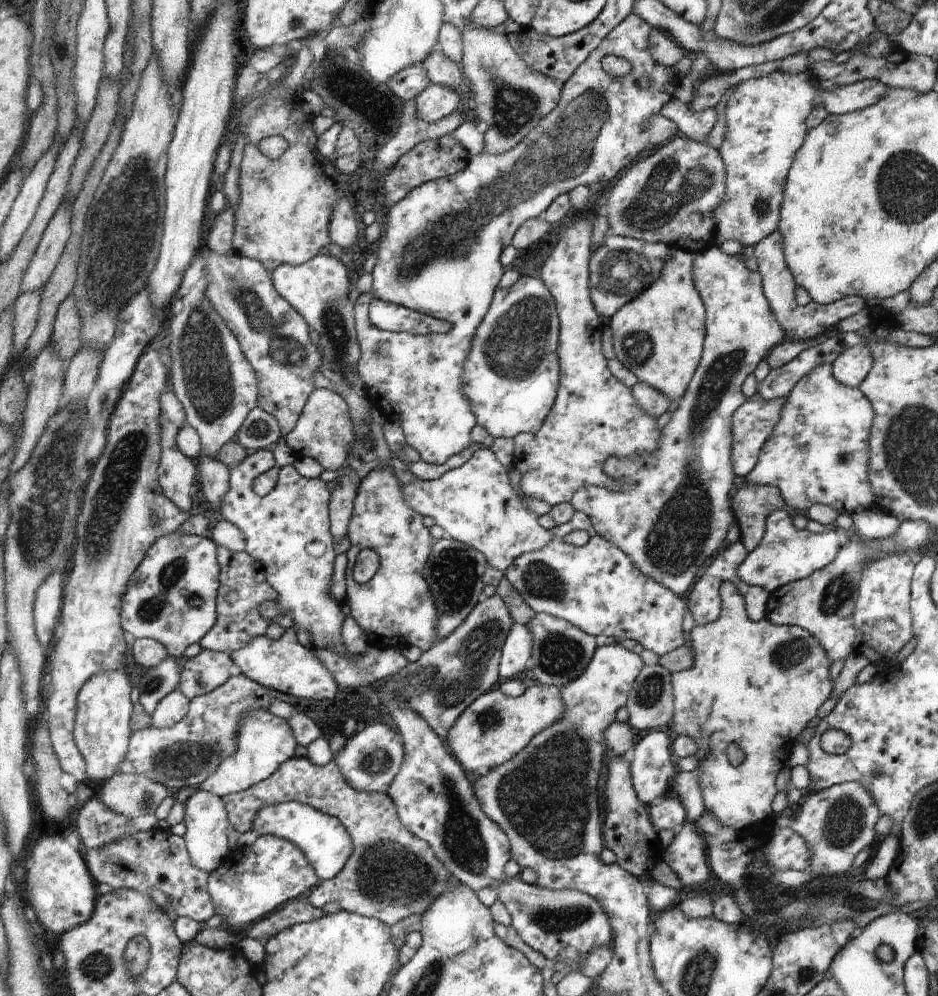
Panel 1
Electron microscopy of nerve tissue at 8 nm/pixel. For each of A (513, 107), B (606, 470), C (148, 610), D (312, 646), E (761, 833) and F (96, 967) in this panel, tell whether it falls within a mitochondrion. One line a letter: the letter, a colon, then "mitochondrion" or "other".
A: mitochondrion
B: other
C: mitochondrion
D: other
E: other
F: mitochondrion

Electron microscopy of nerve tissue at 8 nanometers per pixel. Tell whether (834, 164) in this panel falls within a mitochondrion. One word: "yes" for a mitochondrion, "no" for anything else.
no

